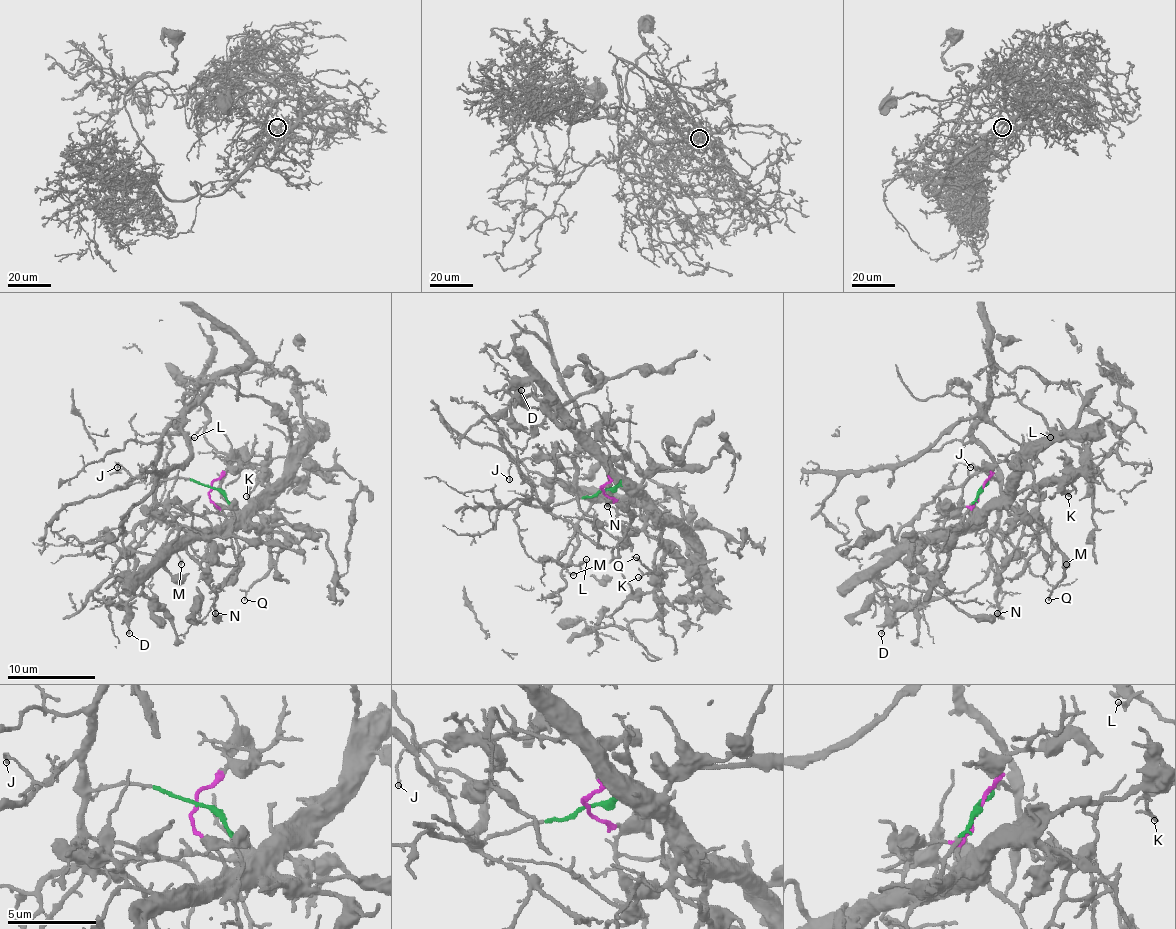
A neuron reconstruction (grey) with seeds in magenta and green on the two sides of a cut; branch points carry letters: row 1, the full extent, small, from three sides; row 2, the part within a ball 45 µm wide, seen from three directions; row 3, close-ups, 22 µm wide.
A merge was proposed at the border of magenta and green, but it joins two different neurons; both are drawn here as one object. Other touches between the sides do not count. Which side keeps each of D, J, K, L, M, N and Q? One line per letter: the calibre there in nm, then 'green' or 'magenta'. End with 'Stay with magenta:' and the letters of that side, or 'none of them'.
D: 160 nm | magenta
J: 130 nm | green
K: 140 nm | magenta
L: 220 nm | green
M: 130 nm | green
N: 480 nm | magenta
Q: 80 nm | magenta
Stay with magenta: D, K, N, Q

